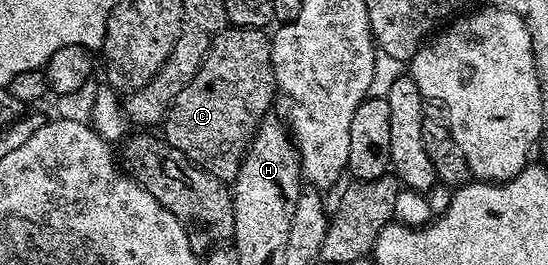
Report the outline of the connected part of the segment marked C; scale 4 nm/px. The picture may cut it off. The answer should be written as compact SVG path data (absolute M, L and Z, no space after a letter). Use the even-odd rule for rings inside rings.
M225 28L212 39L212 47L206 52L194 80L190 80L172 102L162 123L162 137L194 165L201 166L225 184L235 183L248 143L271 111L268 109L275 98L278 98L278 91L272 67L271 37L260 28Z

